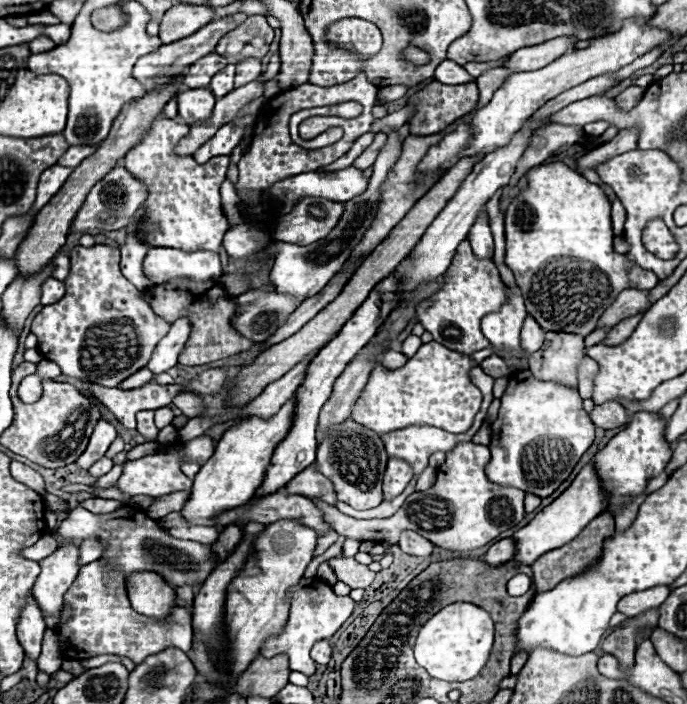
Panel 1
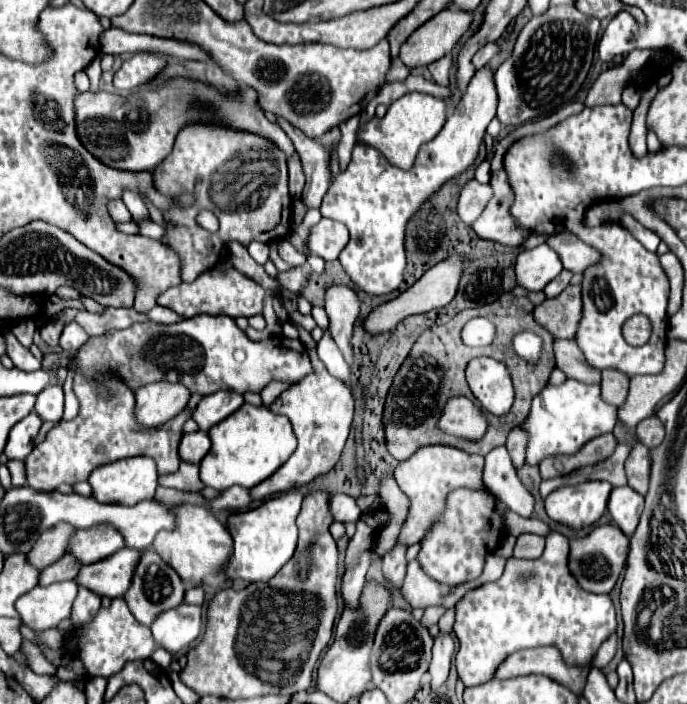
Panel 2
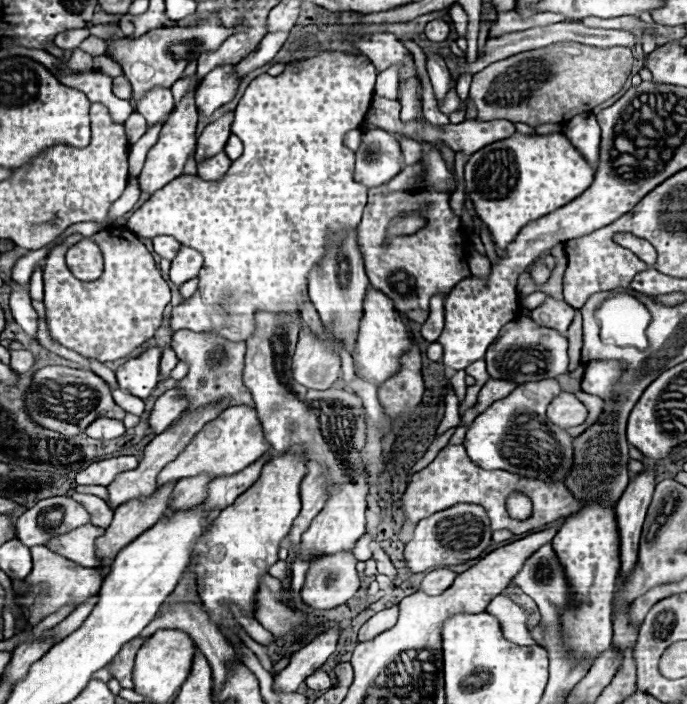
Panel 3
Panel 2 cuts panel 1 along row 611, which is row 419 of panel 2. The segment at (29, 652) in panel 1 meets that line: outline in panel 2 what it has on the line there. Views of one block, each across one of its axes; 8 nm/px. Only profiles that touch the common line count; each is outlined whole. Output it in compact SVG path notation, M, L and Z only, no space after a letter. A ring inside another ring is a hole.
M30 414L28 418L22 418L22 422L18 422L8 436L4 454L8 456L8 460L24 460L32 448L34 448L34 440L40 432L42 420L38 418L38 414Z

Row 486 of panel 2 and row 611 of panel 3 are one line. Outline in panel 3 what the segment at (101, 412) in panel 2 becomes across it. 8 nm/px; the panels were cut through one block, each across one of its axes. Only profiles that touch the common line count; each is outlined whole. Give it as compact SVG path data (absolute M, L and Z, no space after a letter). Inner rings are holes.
M34 546L32 548L32 562L34 562L34 566L32 566L32 572L26 578L26 582L46 586L42 590L42 594L36 598L36 602L34 602L34 606L30 610L30 622L32 624L38 624L48 614L58 612L68 602L82 604L86 598L94 596L100 590L102 580L104 580L98 574L98 570L86 570L84 566L78 566L76 562L70 562L68 558L62 558L60 554L54 554L52 550L46 550L46 546Z

